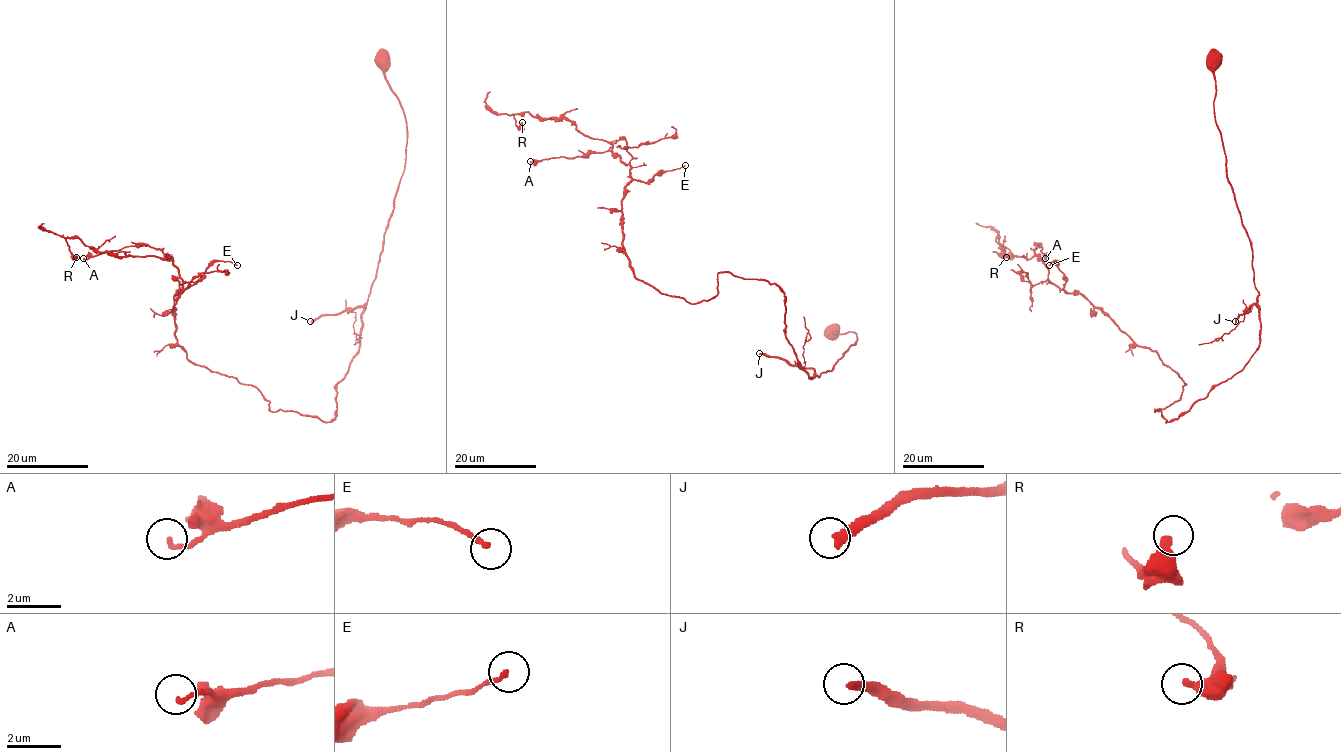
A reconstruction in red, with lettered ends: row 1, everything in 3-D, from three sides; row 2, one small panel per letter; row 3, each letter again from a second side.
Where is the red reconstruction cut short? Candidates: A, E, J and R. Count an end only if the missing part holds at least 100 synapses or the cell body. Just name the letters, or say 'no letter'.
J

